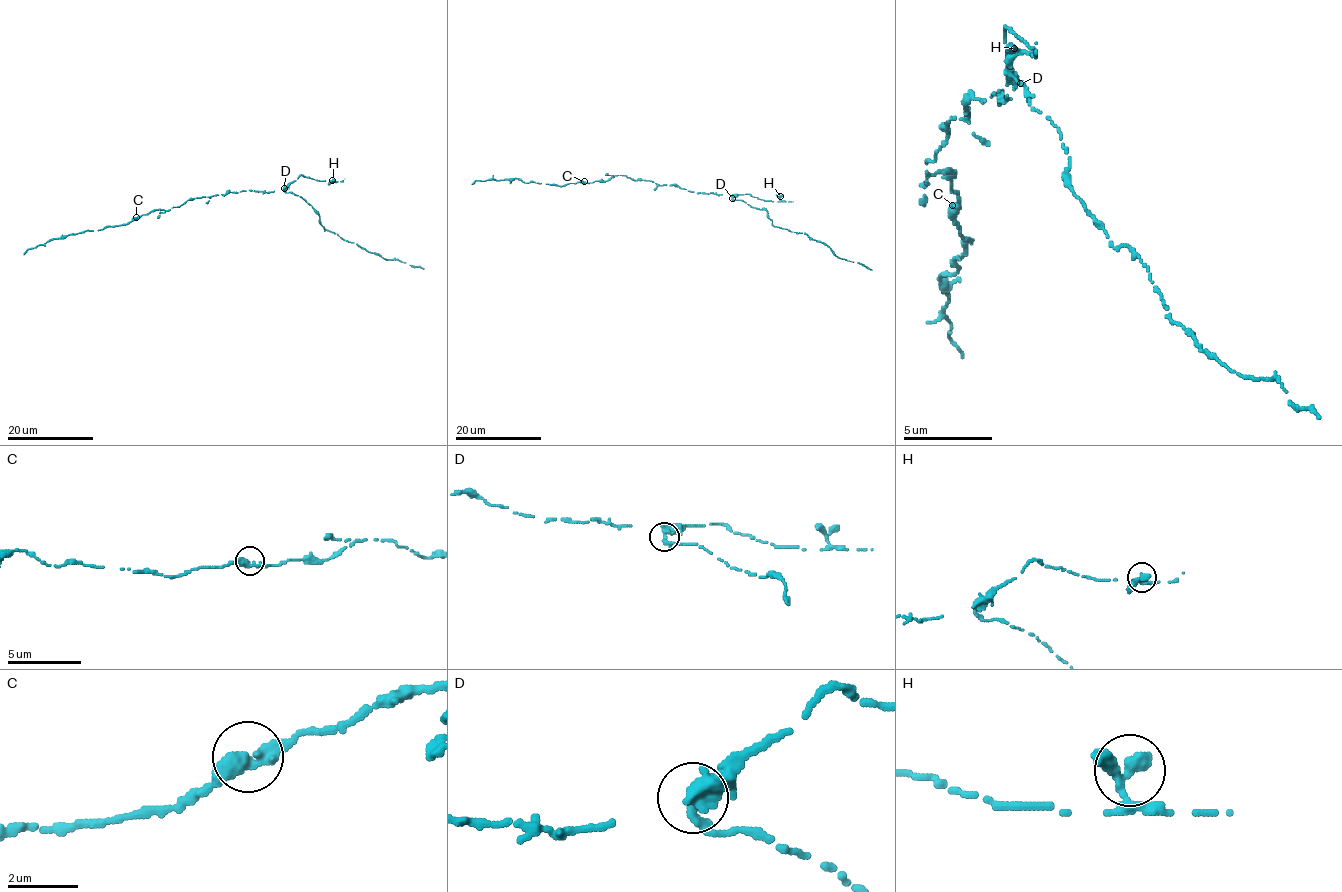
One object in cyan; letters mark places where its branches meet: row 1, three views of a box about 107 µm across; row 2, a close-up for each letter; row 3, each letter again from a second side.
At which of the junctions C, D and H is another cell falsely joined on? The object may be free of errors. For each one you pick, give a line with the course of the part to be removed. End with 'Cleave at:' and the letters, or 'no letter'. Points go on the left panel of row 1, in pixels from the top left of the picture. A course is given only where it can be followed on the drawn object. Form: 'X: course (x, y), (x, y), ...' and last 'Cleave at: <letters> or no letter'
D: course (284, 188), (312, 206), (319, 216), (319, 223), (344, 240), (383, 258), (424, 269)
Cleave at: D

